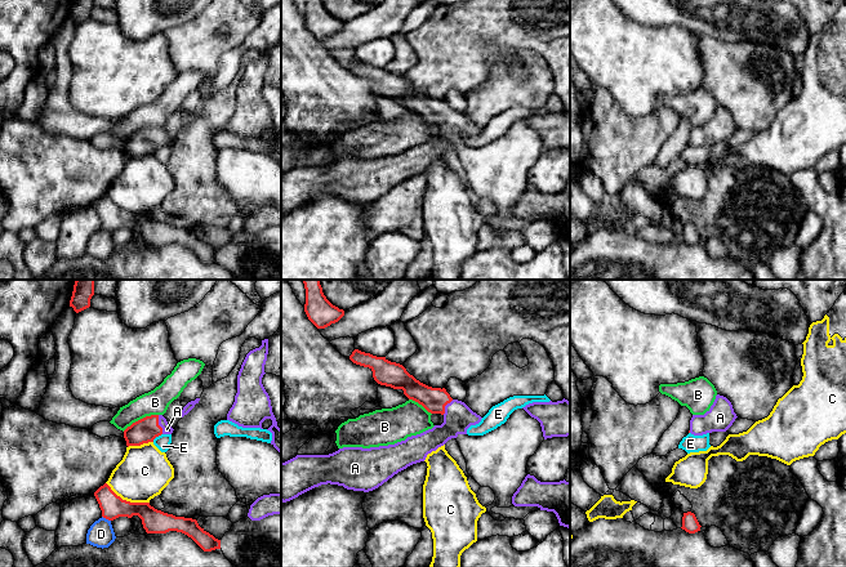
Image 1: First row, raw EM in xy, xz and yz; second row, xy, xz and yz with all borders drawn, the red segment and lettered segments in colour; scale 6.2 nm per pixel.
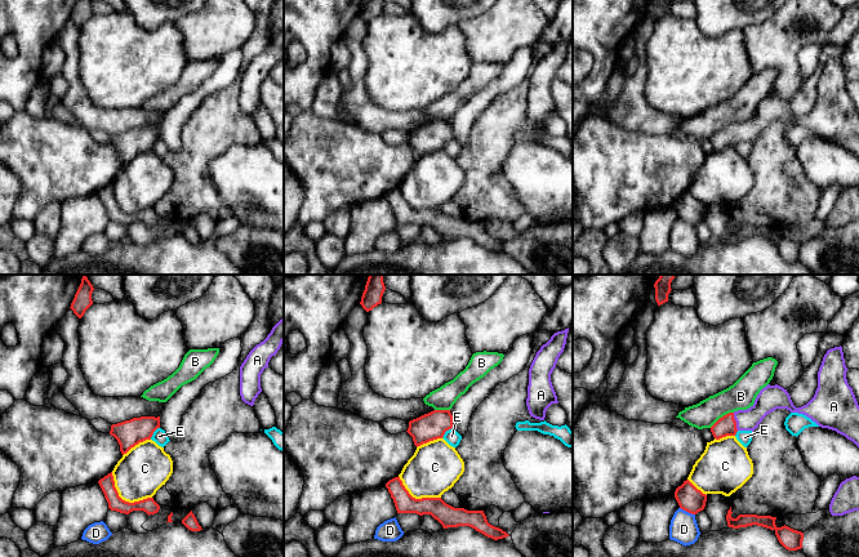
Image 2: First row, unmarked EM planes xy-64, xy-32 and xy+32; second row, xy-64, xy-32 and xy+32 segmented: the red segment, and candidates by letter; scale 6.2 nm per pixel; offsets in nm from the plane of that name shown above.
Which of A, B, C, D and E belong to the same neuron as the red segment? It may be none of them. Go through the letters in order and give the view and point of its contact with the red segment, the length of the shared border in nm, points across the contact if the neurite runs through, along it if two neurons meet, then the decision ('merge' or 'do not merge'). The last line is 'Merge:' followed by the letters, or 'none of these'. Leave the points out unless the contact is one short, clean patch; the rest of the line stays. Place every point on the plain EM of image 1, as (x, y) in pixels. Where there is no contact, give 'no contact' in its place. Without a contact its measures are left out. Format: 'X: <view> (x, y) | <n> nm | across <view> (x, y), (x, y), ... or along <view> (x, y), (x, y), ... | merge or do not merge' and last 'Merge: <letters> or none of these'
A: xy (157, 135) | 120 nm | across xy (145, 142), (157, 135), (167, 141) | merge
B: xy (141, 130) | 240 nm | along xy (157, 125), (143, 128), (123, 142) | do not merge
C: xy (125, 211) | 300 nm | do not merge
D: xy (106, 230) | 70 nm | along xy (102, 227), (110, 232) | do not merge
E: xy (156, 147) | 80 nm | do not merge
Merge: A

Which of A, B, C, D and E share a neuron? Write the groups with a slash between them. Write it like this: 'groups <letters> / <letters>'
groups A / B / C / D / E

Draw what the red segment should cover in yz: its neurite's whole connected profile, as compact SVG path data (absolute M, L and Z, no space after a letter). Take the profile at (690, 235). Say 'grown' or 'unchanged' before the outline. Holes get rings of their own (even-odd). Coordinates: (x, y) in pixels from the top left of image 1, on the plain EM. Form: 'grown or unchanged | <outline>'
unchanged | M691 223L684 224L682 238L681 238L682 241L685 241L689 245L695 245L700 242L700 238L702 237L699 236L694 224Z

